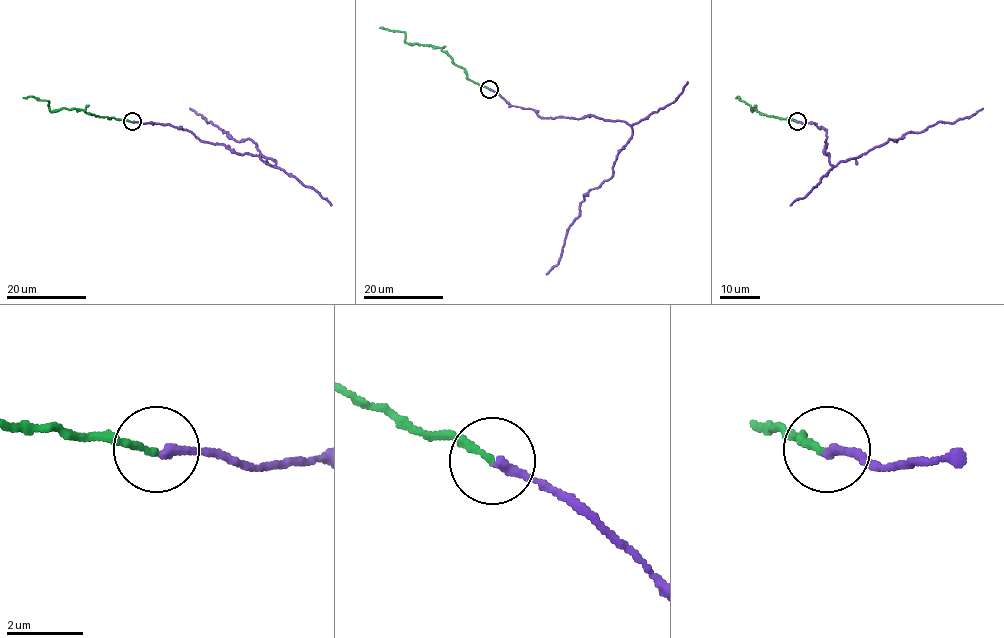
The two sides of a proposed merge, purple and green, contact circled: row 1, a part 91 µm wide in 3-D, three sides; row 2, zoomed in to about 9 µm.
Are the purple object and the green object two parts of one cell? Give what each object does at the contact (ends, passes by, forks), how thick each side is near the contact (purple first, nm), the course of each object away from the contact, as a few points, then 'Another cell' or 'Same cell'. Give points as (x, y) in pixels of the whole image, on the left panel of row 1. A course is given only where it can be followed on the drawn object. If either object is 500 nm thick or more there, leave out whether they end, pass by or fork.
At the ring purple ends. At the ring green ends. Thickness 240 nm (purple) against 190 nm. Course of purple: (133, 121), (191, 131), (203, 141), (275, 164), (248, 138), (235, 141), (189, 108). Course of green: (132, 121), (95, 116), (84, 110), (62, 108), (51, 111), (47, 100), (22, 97). Same cell

